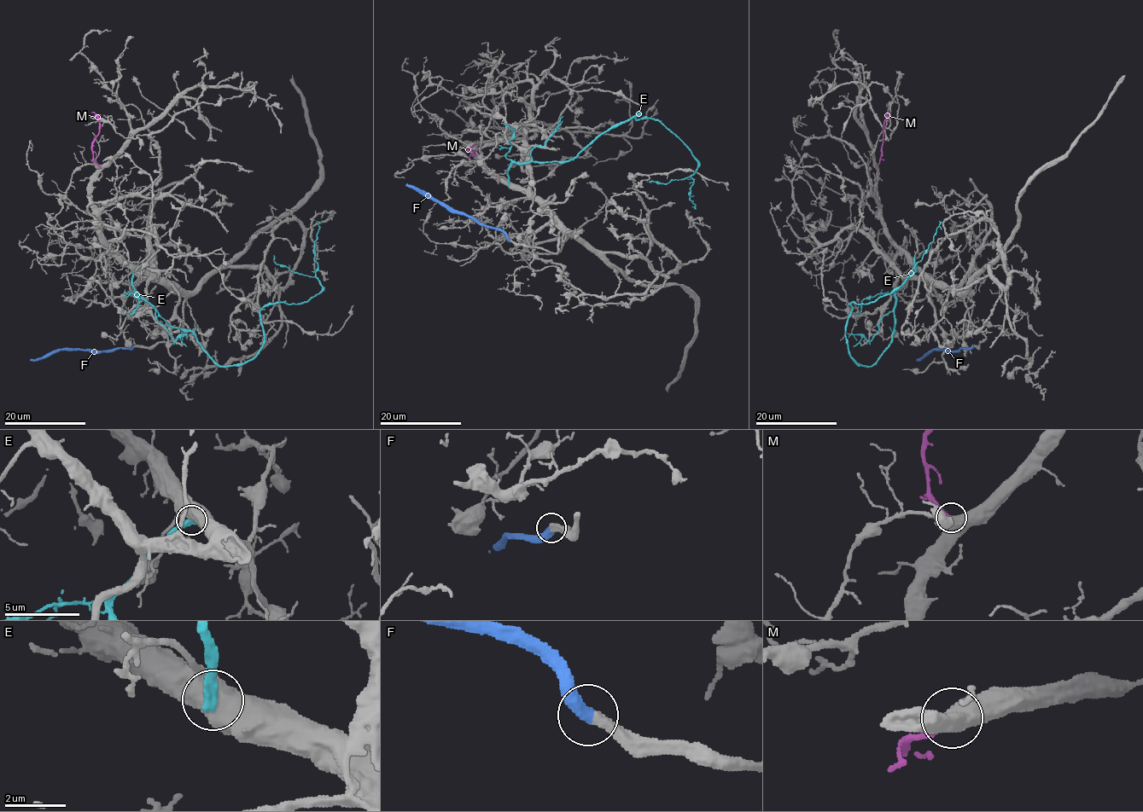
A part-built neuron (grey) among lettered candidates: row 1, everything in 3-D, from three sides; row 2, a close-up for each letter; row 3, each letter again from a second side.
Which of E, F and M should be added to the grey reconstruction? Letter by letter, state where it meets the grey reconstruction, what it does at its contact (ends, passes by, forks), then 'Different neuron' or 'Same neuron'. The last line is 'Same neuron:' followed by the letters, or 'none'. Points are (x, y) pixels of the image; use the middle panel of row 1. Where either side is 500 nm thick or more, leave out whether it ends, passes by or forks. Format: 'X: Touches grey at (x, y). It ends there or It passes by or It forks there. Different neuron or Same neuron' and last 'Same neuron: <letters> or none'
E: Touches grey at (509, 184). Different neuron
F: Touches grey at (510, 240). It ends there. Same neuron
M: Touches grey at (475, 144). Same neuron
Same neuron: F, M

